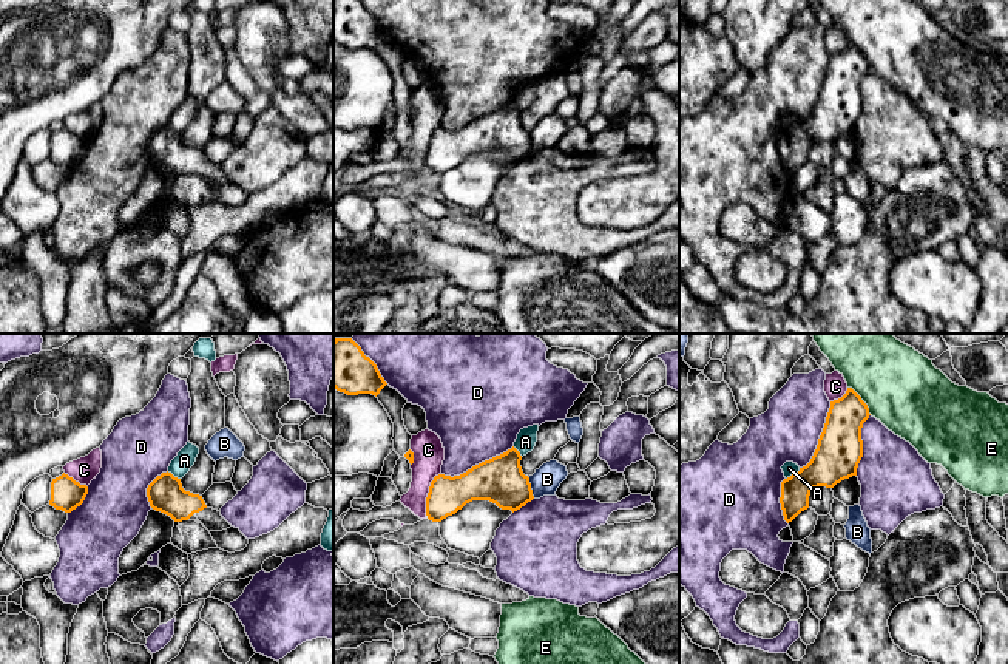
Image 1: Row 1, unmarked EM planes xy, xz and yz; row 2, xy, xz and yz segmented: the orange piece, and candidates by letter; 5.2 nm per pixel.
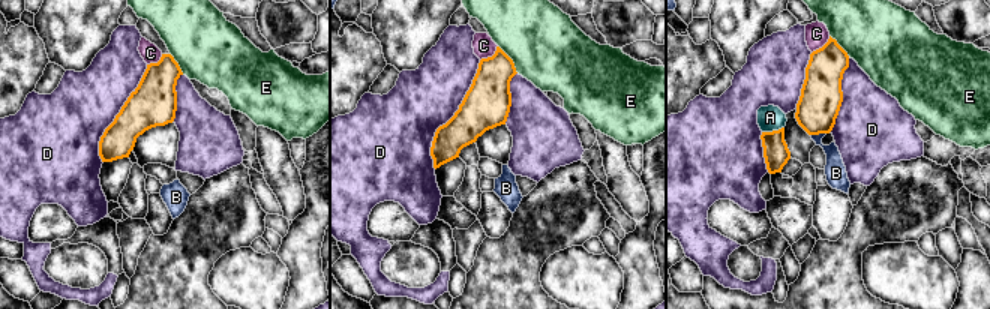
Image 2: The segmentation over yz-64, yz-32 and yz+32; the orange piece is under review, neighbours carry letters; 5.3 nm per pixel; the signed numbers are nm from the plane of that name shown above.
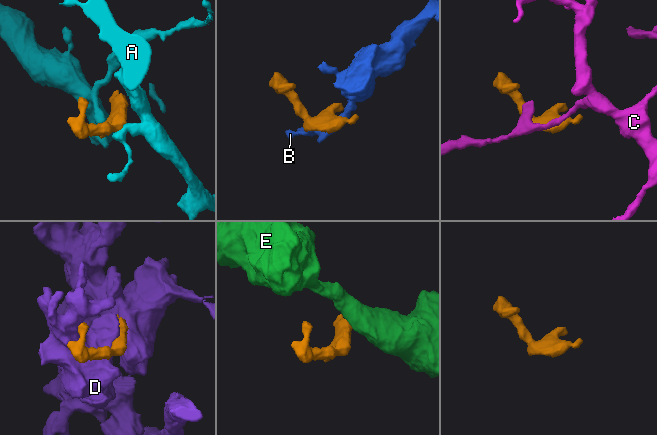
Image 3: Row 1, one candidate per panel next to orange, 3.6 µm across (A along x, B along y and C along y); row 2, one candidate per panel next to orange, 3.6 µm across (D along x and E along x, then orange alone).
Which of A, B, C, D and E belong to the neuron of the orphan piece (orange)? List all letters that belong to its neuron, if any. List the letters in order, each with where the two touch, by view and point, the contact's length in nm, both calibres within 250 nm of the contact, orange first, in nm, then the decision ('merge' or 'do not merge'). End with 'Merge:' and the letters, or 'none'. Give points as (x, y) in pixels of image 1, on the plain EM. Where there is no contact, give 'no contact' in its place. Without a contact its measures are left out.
A: meets orange in yz at (792, 128); contact 100 nm long; 240 nm thick on the orange side, 70 nm on the other; do not merge
B: meets orange in xz at (530, 142); contact 120 nm long; 240 nm thick on the orange side, 150 nm on the other; do not merge
C: meets orange in xz at (428, 147); contact 240 nm long; 190 nm thick on the orange side, 160 nm on the other; do not merge
D: meets orange in xz at (479, 118); contact 400 nm long; 240 nm thick on the orange side, 460 nm on the other; do not merge
E: meets orange in yz at (862, 54); contact 200 nm long; 220 nm thick on the orange side, 400 nm on the other; do not merge
Merge: none

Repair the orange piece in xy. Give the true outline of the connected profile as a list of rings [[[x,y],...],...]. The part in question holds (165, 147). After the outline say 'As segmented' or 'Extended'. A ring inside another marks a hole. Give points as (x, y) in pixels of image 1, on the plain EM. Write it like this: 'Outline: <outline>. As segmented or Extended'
Outline: [[[162,127],[147,142],[150,161],[170,170],[174,176],[188,174],[194,167],[207,162],[202,150],[182,142],[181,133]]]. As segmented

